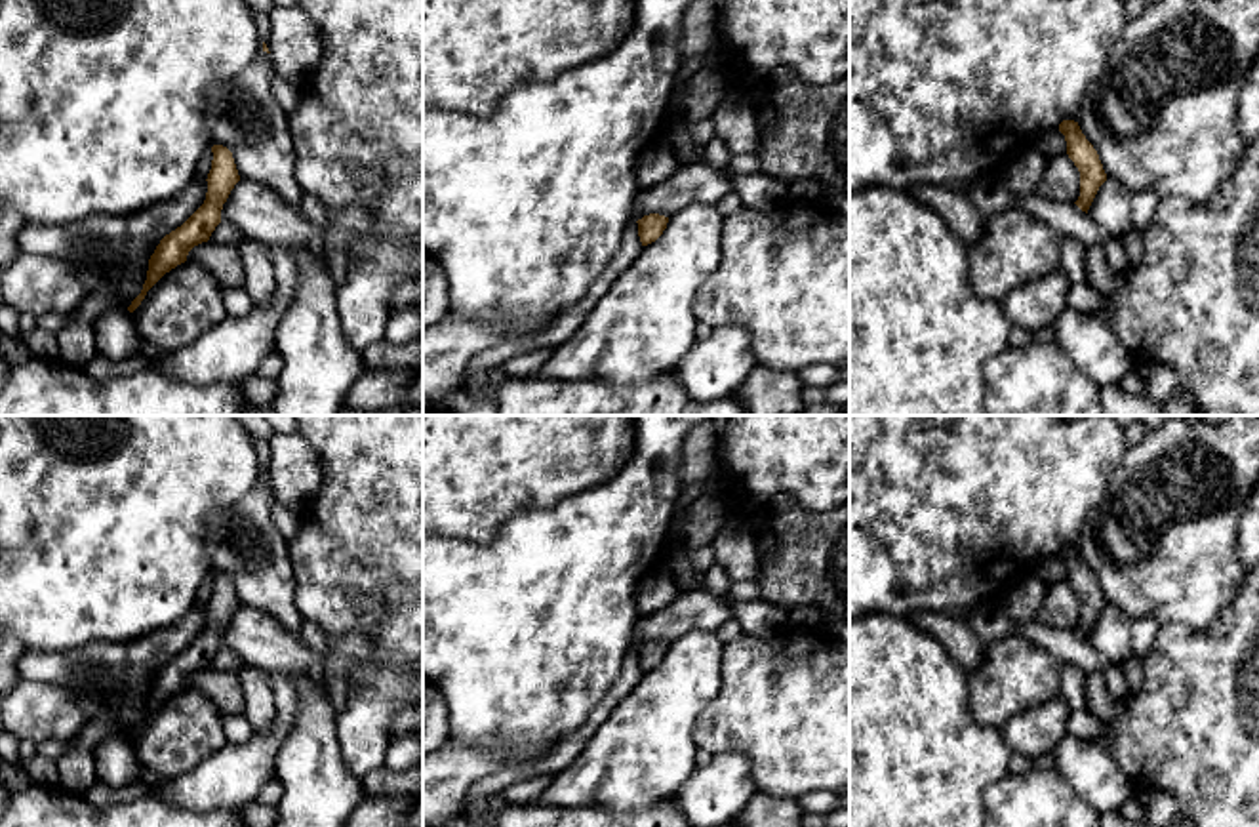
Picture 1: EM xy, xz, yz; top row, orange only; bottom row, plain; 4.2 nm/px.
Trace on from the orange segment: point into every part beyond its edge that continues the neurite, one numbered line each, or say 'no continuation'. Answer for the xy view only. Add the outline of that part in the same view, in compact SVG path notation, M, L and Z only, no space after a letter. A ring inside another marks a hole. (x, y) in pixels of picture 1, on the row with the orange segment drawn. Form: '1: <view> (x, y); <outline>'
no continuation

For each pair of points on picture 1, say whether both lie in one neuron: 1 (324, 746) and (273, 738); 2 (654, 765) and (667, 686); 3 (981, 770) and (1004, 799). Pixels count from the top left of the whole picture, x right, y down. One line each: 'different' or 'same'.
1: different
2: same
3: different

